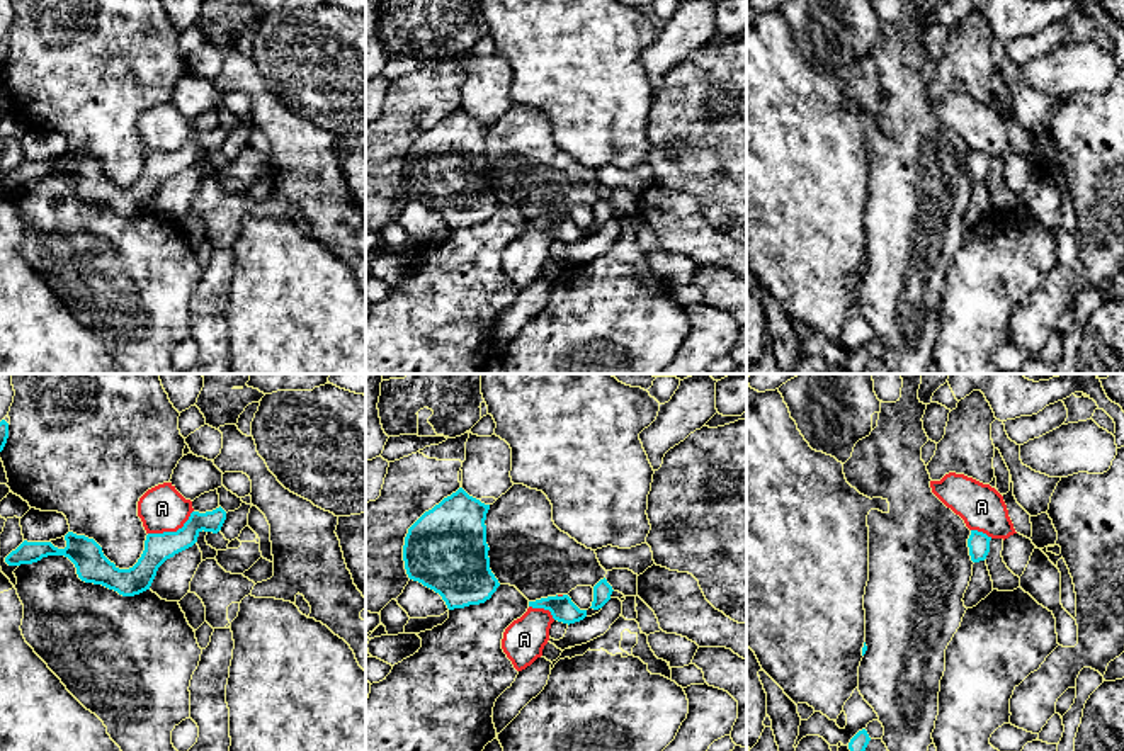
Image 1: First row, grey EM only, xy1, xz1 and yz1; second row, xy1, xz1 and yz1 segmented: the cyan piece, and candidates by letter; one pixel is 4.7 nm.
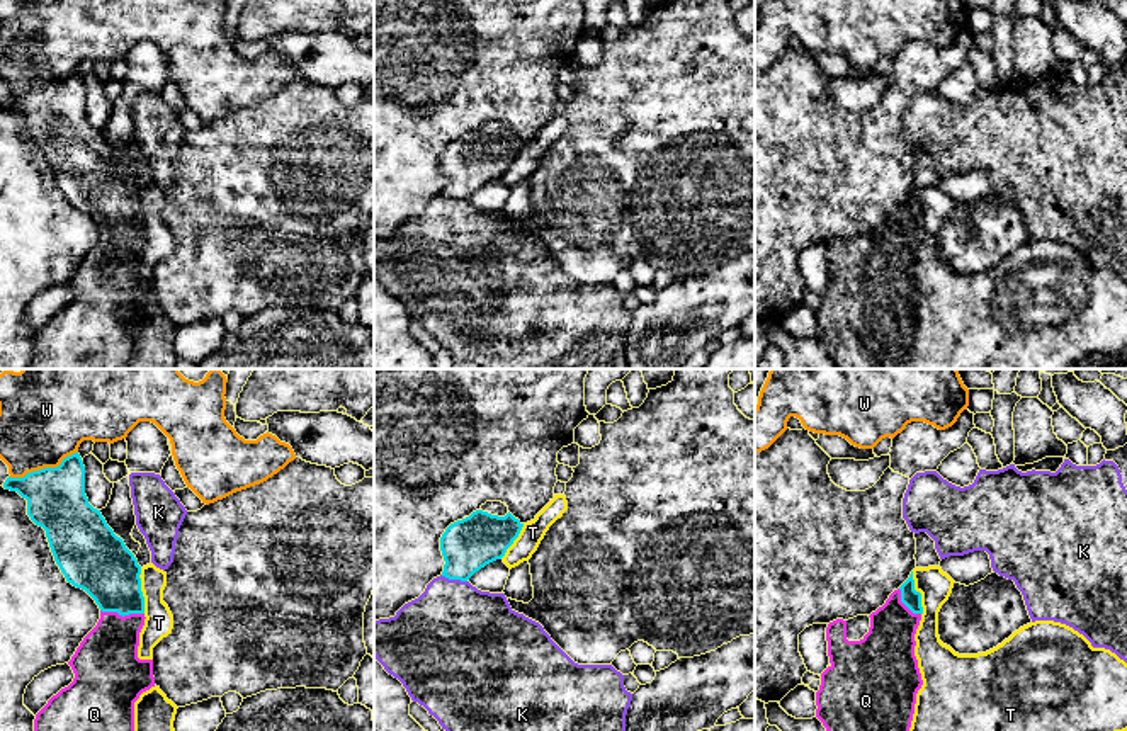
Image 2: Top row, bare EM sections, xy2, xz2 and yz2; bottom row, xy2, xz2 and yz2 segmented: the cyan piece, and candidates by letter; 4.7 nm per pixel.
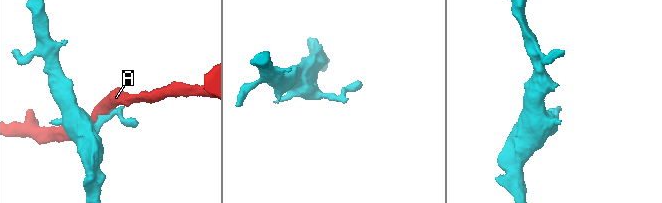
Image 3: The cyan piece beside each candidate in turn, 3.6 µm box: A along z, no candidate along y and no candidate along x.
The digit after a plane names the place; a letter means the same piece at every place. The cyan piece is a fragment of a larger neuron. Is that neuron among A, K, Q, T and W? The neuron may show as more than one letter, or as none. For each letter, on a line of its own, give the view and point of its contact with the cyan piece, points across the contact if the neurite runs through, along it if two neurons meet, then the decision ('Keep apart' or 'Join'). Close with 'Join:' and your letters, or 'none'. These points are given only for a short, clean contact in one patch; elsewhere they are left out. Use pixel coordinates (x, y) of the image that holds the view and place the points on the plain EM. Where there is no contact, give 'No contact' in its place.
A: Touches cyan at xy1 (172, 152). Boundary: xy1 (193, 129), (189, 138), (175, 150), (148, 153). Keep apart
K: Touches cyan at xz2 (454, 198). Boundary: xz2 (441, 194), (466, 201). Keep apart
Q: Touches cyan at xy2 (123, 235). Path across: xy2 (104, 186), (116, 206), (123, 235), (106, 284). Join
T: Touches cyan at xy2 (140, 209). Boundary: xy2 (140, 187), (145, 232). Keep apart
W: Touches cyan at xy2 (45, 87). Boundary: xy2 (77, 70), (56, 85), (33, 89), (22, 96), (9, 96). Keep apart
Join: Q

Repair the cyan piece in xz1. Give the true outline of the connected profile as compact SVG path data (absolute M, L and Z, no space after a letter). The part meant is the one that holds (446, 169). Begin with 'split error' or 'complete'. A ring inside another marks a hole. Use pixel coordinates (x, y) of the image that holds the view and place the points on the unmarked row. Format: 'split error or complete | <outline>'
complete | M459 107L425 131L405 156L408 197L439 212L449 229L485 223L500 206L490 189L488 129Z

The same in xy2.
split error | M78 71L58 87L7 97L5 109L27 119L27 134L46 150L56 184L66 201L85 209L99 224L100 238L68 280L75 298L36 333L34 355L25 369L124 369L134 354L134 321L155 306L153 279L139 279L144 245L141 185L124 160L107 144L85 114L85 85Z

